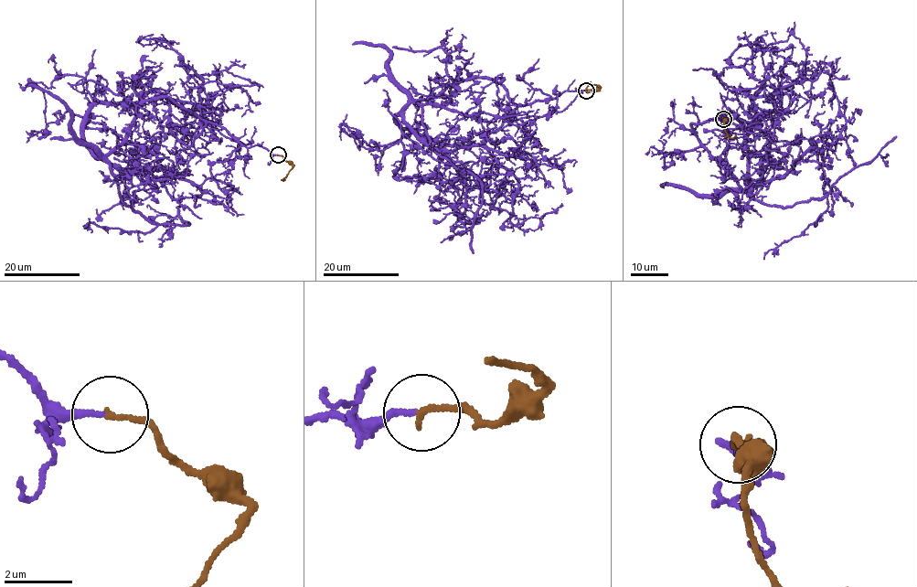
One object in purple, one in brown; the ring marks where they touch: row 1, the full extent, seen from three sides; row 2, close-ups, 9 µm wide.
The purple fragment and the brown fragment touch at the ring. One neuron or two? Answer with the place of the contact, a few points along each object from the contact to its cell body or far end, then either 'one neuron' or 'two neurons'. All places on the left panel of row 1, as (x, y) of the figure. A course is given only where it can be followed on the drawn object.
place (278, 154); course purple (278, 154), (165, 97), (95, 154), (94, 105), (199, 104), (168, 43), (138, 40), (166, 45); course brown (278, 154), (293, 165), (282, 180), (284, 179); one neuron

